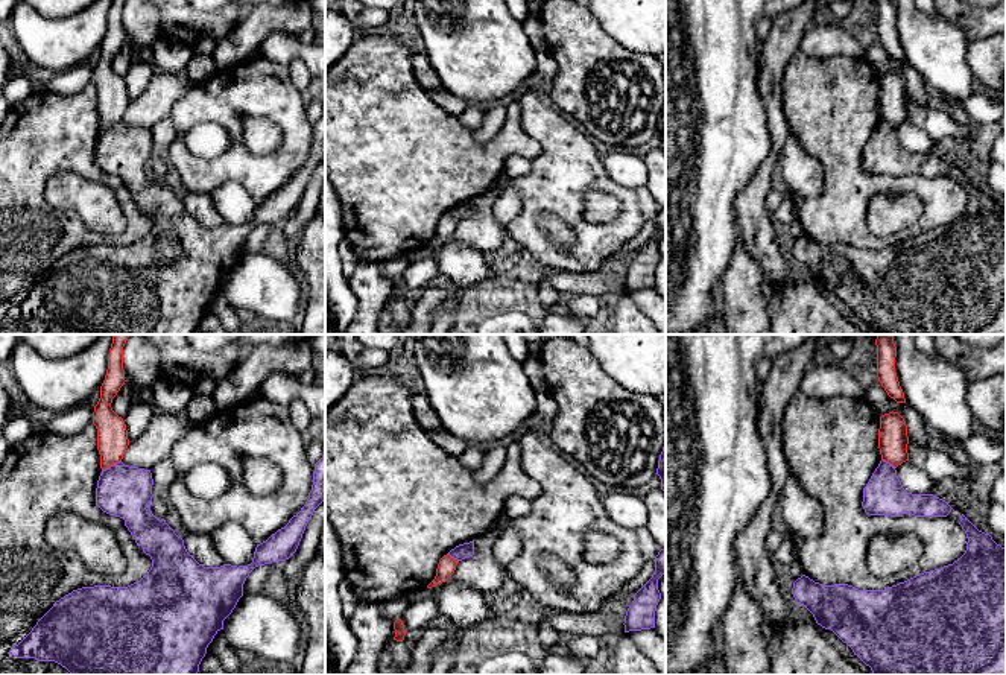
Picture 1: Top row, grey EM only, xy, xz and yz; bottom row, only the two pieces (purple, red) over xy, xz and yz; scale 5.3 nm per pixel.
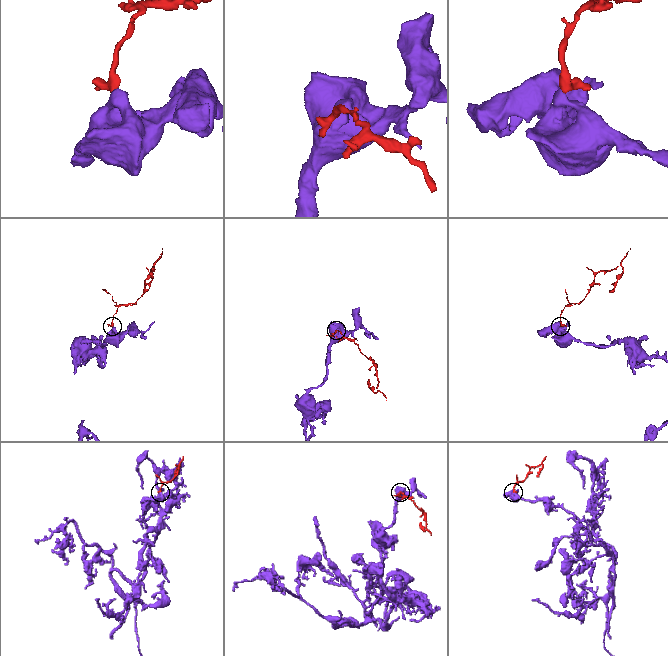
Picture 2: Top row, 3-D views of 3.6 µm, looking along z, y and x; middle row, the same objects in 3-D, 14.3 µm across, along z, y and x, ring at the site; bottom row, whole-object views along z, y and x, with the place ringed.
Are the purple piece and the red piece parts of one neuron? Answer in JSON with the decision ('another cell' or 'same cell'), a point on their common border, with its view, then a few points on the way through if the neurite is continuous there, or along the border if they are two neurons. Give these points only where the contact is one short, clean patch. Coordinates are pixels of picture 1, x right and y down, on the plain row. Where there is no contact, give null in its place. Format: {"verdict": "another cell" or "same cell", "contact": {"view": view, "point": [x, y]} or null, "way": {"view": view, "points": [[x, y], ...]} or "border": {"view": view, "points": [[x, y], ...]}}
{"verdict": "another cell", "contact": {"view": "xy", "point": [111, 125]}, "border": {"view": "xy", "points": [[120, 119], [102, 131]]}}

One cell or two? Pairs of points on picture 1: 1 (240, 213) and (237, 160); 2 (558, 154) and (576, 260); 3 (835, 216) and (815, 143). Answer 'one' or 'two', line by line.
1: two
2: one
3: one

